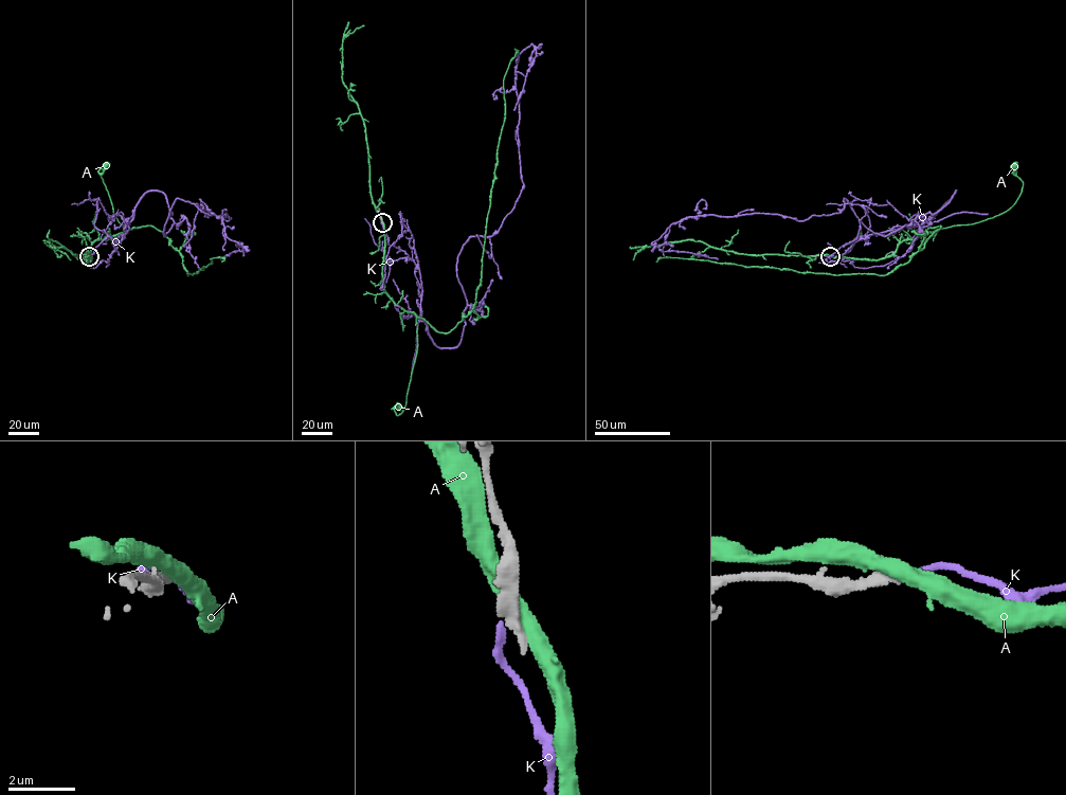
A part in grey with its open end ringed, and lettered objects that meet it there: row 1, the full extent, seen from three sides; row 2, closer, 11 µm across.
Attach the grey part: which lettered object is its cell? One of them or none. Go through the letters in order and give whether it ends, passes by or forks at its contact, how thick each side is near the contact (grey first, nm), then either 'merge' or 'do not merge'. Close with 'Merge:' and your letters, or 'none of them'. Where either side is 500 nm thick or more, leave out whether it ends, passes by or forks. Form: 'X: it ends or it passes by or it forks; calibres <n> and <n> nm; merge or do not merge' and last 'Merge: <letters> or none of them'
A: it passes by; calibres 400 and 480 nm; do not merge
K: it ends; calibres 440 and 190 nm; do not merge
Merge: none of them

